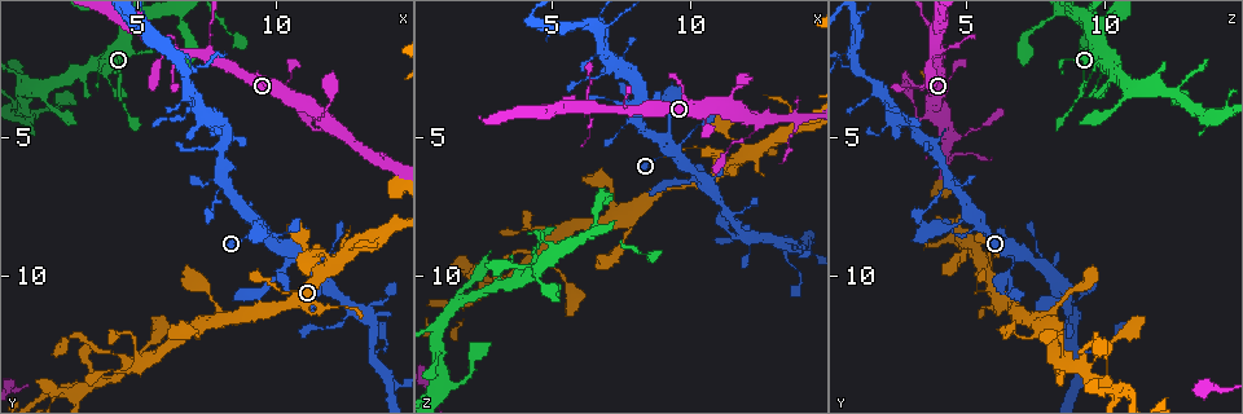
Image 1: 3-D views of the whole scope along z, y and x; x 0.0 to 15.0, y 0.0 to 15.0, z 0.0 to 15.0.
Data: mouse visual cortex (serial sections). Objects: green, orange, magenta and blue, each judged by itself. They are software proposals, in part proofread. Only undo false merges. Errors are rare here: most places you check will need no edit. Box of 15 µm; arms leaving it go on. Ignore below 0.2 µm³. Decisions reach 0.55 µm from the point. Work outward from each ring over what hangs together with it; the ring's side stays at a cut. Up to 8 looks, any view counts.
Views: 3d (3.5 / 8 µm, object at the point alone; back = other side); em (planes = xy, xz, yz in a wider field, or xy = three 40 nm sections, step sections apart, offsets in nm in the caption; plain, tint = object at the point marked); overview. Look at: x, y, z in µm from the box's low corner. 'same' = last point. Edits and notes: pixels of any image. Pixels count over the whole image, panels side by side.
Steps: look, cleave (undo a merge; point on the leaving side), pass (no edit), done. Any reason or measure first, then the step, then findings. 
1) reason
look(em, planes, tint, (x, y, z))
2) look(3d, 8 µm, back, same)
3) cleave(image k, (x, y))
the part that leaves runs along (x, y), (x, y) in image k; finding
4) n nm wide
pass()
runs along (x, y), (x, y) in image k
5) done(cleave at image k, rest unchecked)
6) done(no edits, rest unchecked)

three-way junction
look(3d, 3.5 µm, back, (7.6, 2.0, 4.0))

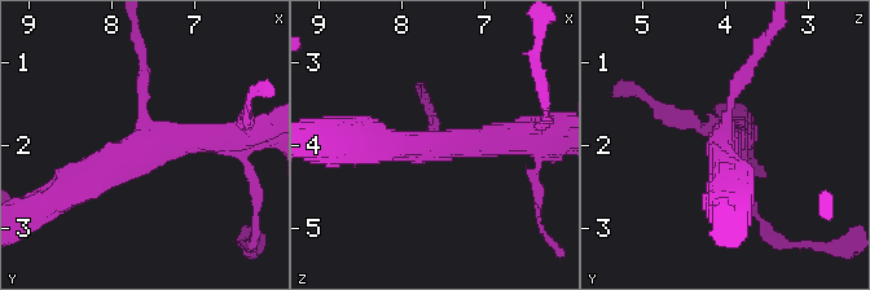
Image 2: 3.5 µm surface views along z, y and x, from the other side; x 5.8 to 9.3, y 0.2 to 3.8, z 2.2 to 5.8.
look(em, xy, step 5, tint, (7.50, 2.00, 4.00))

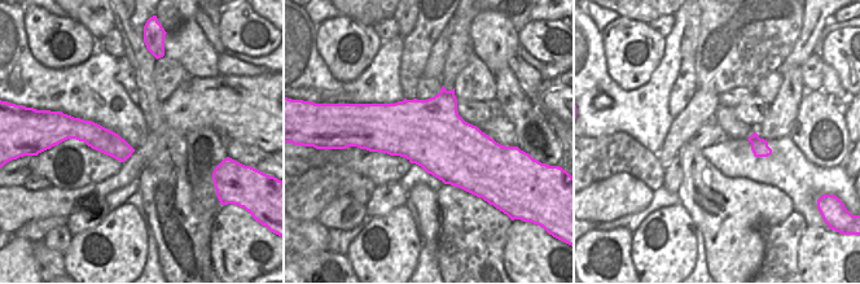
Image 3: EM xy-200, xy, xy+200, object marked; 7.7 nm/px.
another direction
look(em, planes, tint, same)

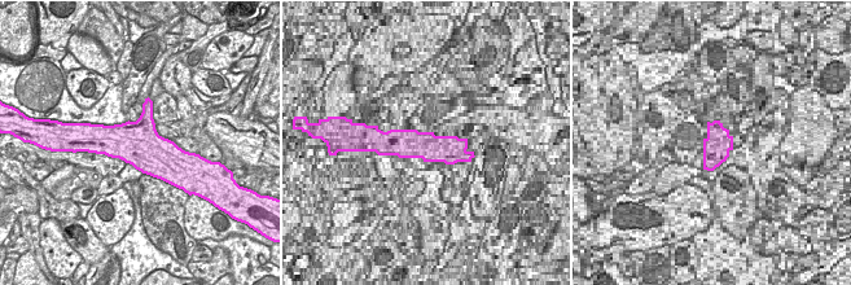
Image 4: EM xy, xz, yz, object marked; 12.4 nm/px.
arms of 150, 350, 400 nm
pass()
runs along (77, 184), (152, 144), (240, 136) in image 2; continuous, no second cell

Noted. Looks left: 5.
arms part here
look(3d, 3.5 µm, back, (4.5, 1.1, 9.5))

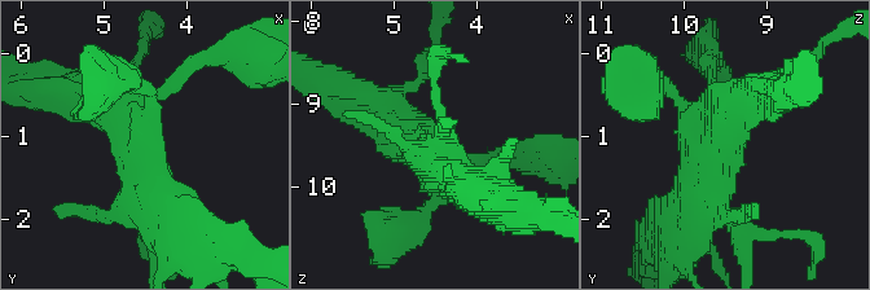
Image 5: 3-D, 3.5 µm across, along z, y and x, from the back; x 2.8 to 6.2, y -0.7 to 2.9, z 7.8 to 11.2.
4 arms; arms of 150, 150, 250, 500 nm; now the EM
look(em, xy, step 5, plain, (4.60, 1.15, 9.65))

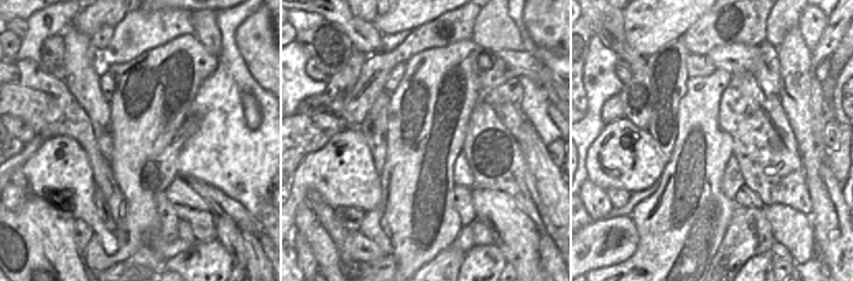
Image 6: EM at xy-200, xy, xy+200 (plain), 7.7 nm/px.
look(em, xy, step 5, tint, same)

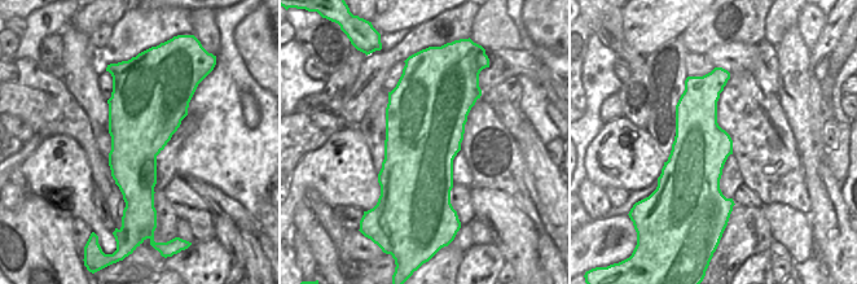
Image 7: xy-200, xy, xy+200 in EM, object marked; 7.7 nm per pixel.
600 nm wide
pass()
runs along (162, 215), (130, 123), (89, 91) in image 5; all the same cell

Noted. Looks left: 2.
a fork
look(3d, 3.5 µm, back, (4.5, 13.4, 9.2))

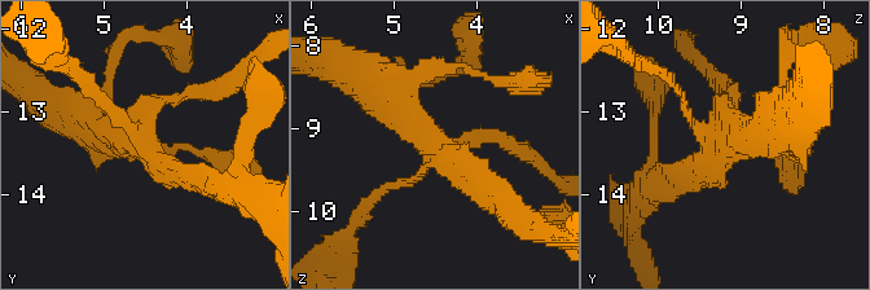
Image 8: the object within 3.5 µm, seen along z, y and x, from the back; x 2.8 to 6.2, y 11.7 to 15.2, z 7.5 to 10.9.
look(em, planes, tint, (4.55, 13.40, 9.20))

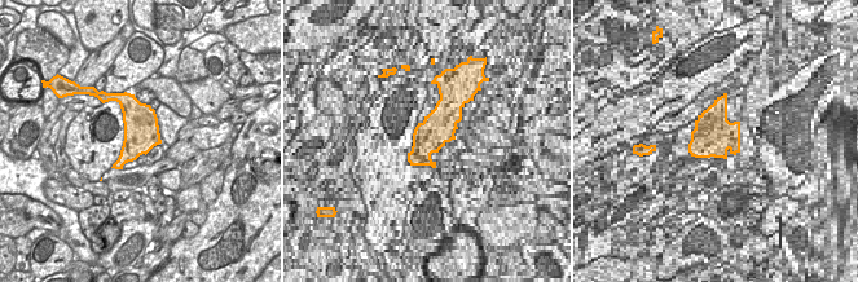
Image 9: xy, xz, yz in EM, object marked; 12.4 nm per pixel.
pass()
continuous, no second cell

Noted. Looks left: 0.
done(no edits, rest unchecked)

